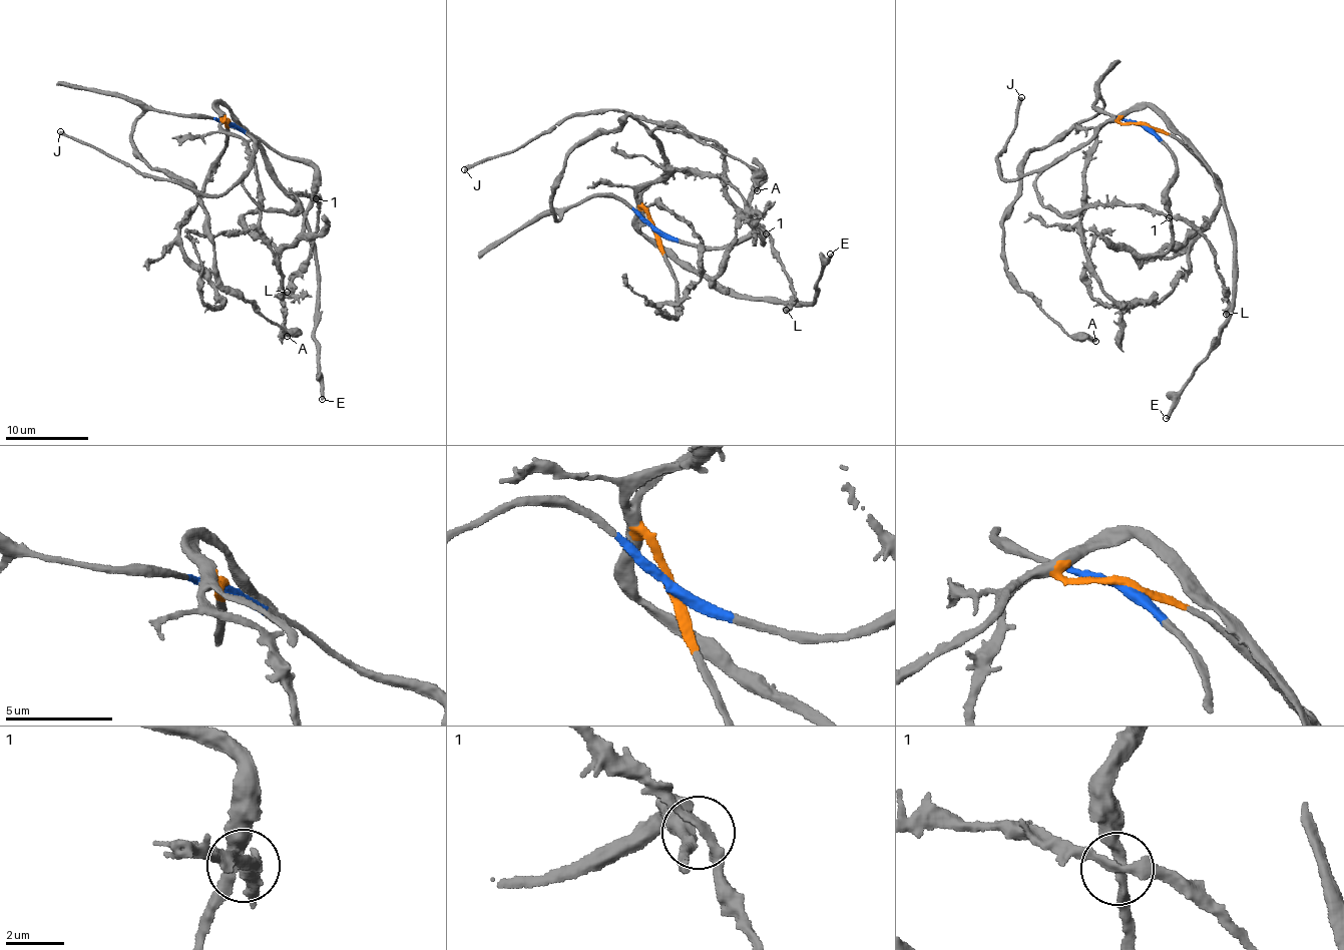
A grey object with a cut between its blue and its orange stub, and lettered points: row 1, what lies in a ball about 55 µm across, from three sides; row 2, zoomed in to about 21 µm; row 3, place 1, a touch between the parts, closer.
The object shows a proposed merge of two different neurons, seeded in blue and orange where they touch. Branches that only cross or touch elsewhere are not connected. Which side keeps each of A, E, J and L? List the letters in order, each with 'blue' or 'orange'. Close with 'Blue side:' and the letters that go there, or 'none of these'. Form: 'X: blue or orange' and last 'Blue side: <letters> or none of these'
A: blue
E: orange
J: orange
L: orange
Blue side: A

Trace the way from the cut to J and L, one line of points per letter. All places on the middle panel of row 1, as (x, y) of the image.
J: (653, 228), (641, 193), (664, 171), (664, 158), (649, 133), (622, 111), (563, 117), (514, 149), (464, 169)
L: (653, 228), (642, 189), (666, 158), (654, 130), (707, 137), (727, 196), (791, 281), (785, 310)

